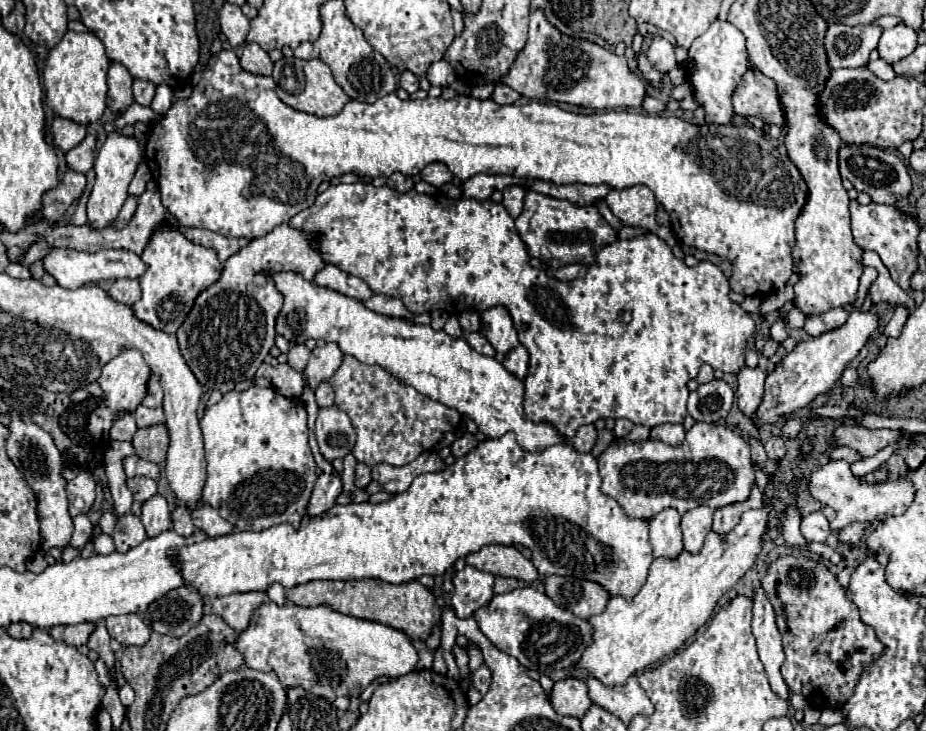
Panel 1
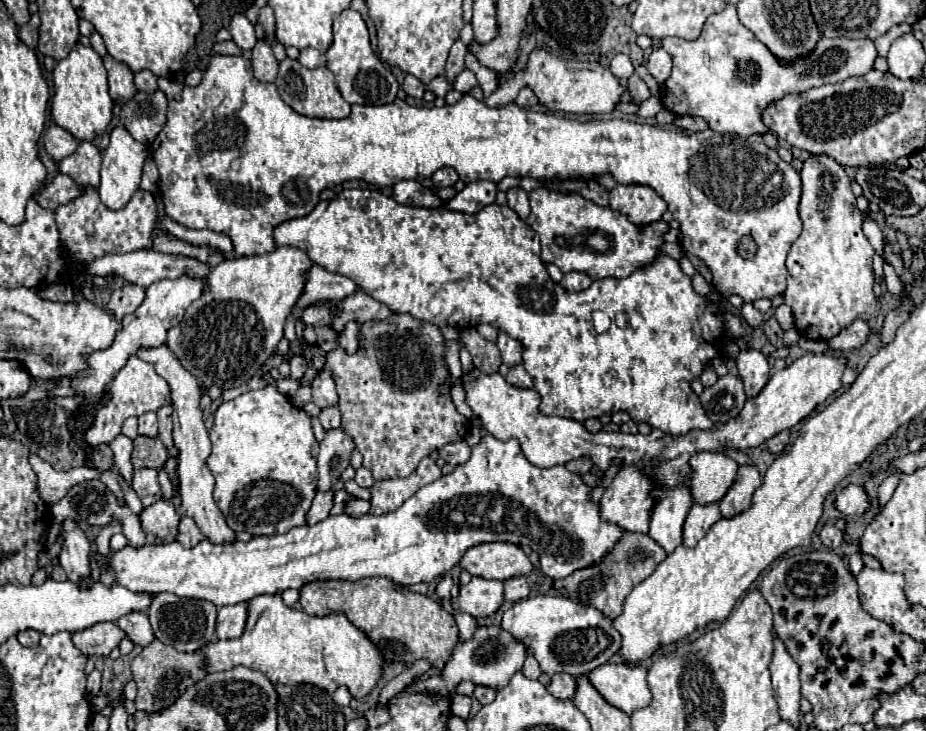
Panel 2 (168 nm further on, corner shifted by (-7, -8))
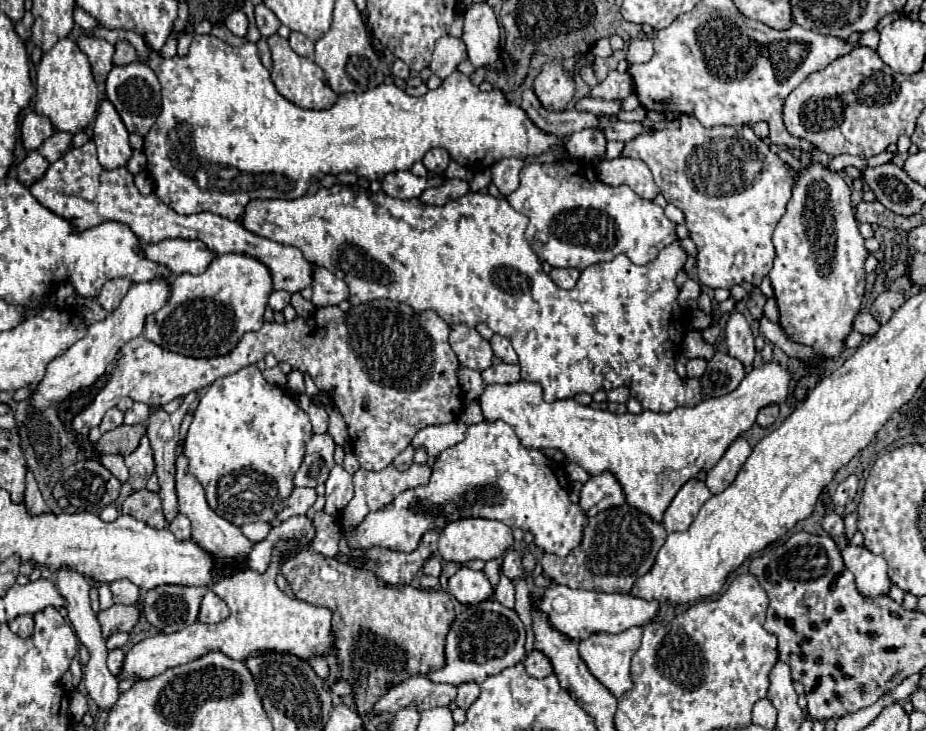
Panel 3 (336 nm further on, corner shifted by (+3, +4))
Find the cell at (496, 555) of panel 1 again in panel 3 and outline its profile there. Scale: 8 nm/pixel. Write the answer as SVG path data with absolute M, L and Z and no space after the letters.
M464 518L458 522L450 522L450 526L446 526L446 530L442 530L440 538L438 538L438 554L448 560L448 562L456 562L456 564L466 564L470 560L494 560L504 556L514 544L514 536L512 536L512 528L508 528L502 522L494 522L494 520L484 520L484 518Z

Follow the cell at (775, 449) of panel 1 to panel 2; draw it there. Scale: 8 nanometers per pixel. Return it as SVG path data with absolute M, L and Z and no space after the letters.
M784 430L784 432L780 432L780 434L776 434L776 436L772 436L766 444L768 444L768 450L772 452L772 454L780 454L784 448L786 448L786 444L788 444L788 436L790 436L790 430Z

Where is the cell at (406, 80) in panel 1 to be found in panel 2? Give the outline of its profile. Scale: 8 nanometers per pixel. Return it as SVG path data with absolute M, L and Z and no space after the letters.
M406 76L404 78L404 84L402 84L402 88L404 88L404 92L408 94L408 96L414 96L414 98L422 98L422 94L424 94L424 84L416 78L416 76Z

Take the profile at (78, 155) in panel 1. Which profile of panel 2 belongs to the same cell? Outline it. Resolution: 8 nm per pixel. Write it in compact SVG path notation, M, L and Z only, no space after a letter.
M80 142L76 152L60 160L58 168L62 174L70 176L78 186L98 186L100 184L100 150L92 142Z

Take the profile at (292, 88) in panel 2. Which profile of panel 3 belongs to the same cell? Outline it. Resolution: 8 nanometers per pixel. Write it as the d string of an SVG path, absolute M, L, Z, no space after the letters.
M272 34L268 38L268 46L270 46L270 52L272 52L272 62L274 62L274 66L272 66L272 82L274 82L276 90L286 100L290 100L292 104L296 104L300 108L312 108L312 110L332 108L336 104L338 94L328 86L328 82L324 78L324 72L316 62L312 62L310 58L298 56L294 50L290 50L288 40L280 38L278 34Z

